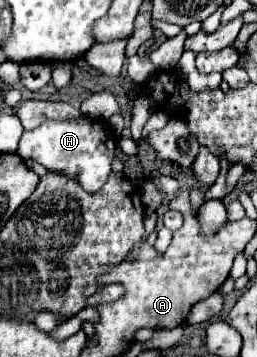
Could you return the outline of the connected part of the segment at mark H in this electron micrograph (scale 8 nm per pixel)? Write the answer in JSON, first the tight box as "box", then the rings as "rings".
{"box":[18,117,116,193],"rings":[[[88,117],[72,121],[46,121],[32,131],[24,131],[18,145],[18,155],[24,161],[32,159],[52,173],[64,173],[66,177],[76,179],[86,193],[98,193],[108,179],[108,173],[112,171],[114,151],[116,139],[110,127],[106,135],[106,127],[100,121],[90,121]]]}

